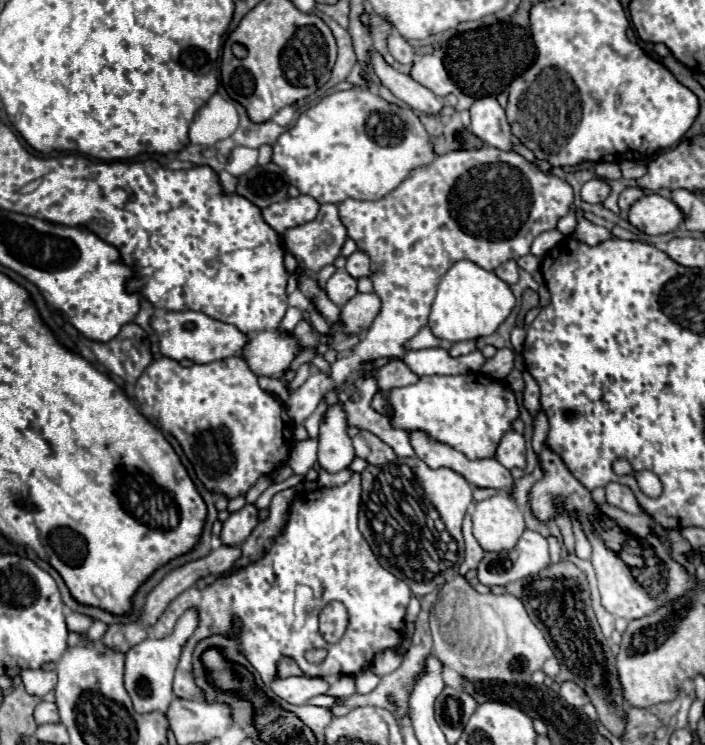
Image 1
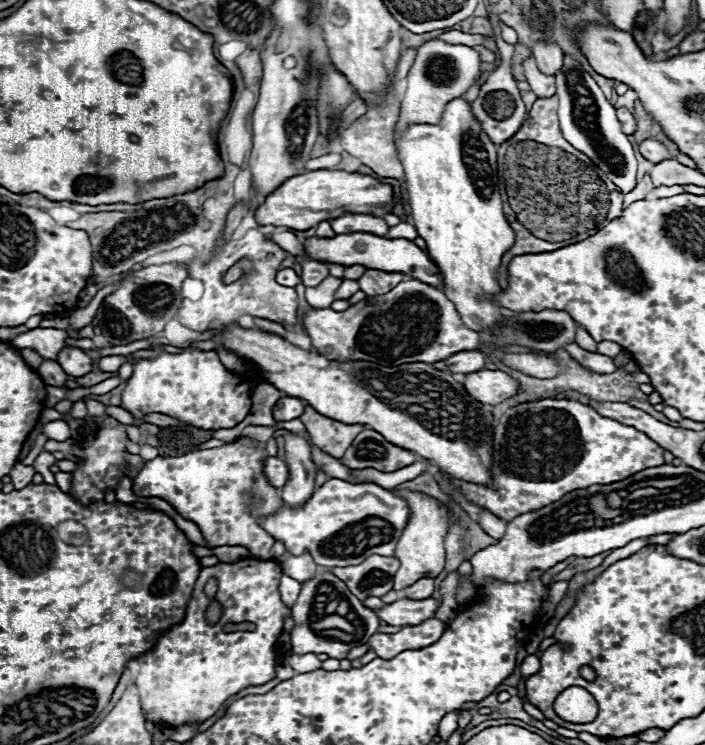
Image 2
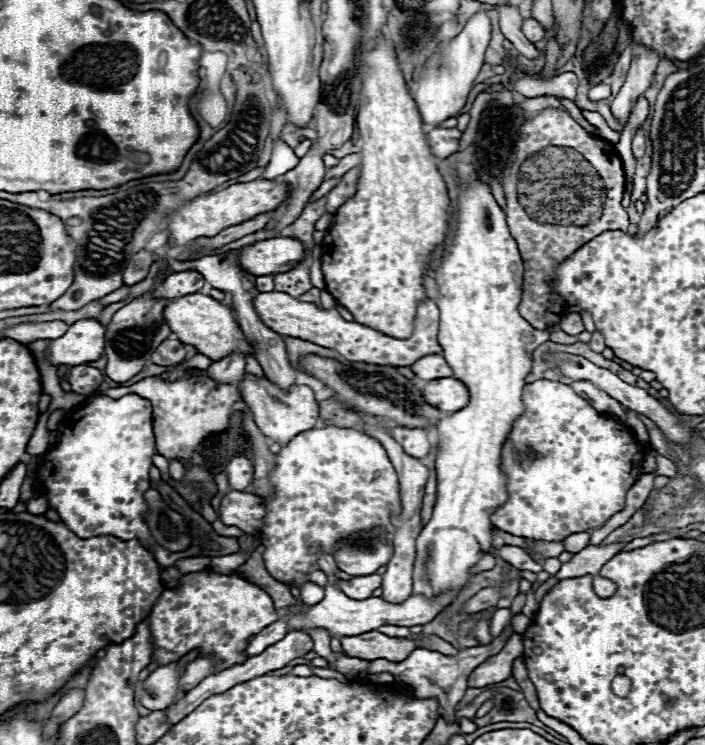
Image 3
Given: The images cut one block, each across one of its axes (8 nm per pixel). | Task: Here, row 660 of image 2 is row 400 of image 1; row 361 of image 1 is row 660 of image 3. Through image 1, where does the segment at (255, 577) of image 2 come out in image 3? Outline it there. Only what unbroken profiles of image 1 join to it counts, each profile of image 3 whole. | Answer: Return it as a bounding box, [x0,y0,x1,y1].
[148,570,278,672]

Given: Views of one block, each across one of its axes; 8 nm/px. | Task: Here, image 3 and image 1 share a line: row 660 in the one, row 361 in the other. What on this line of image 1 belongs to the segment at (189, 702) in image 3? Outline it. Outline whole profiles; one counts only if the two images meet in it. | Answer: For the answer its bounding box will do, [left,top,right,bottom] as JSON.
[242,332,298,378]

